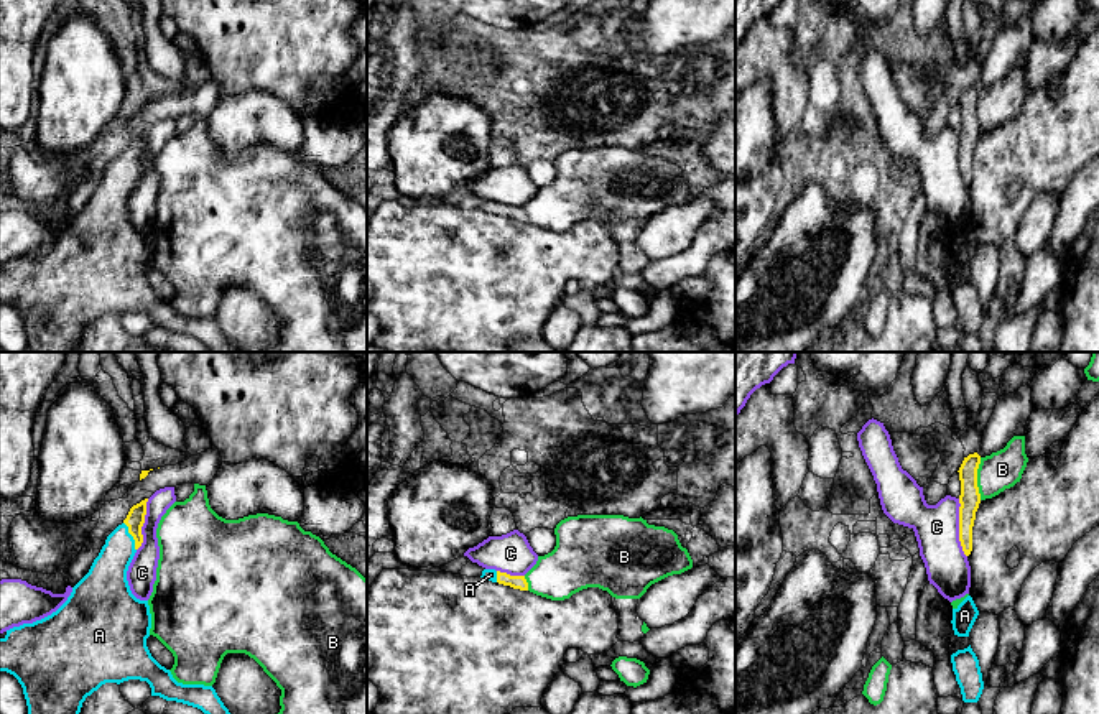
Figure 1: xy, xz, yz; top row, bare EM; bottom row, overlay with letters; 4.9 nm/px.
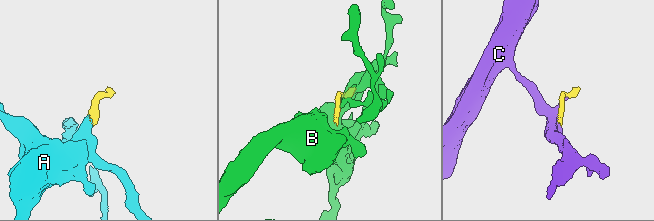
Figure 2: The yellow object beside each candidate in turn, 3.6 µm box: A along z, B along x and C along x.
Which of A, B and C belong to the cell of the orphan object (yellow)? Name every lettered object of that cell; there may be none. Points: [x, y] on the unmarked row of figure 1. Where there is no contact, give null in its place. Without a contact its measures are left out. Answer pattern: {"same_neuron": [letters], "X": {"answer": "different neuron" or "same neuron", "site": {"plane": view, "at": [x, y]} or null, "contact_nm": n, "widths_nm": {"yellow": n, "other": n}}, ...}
{"same_neuron": ["A"], "A": {"answer": "same neuron", "site": {"plane": "xy", "at": [132, 166]}, "contact_nm": 160, "widths_nm": {"yellow": 90, "other": 190}}, "B": {"answer": "different neuron", "site": {"plane": "yz", "at": [976, 111]}, "contact_nm": 200, "widths_nm": {"yellow": 110, "other": 190}}, "C": {"answer": "different neuron", "site": {"plane": "yz", "at": [959, 160]}, "contact_nm": 300, "widths_nm": {"yellow": 110, "other": 220}}}

